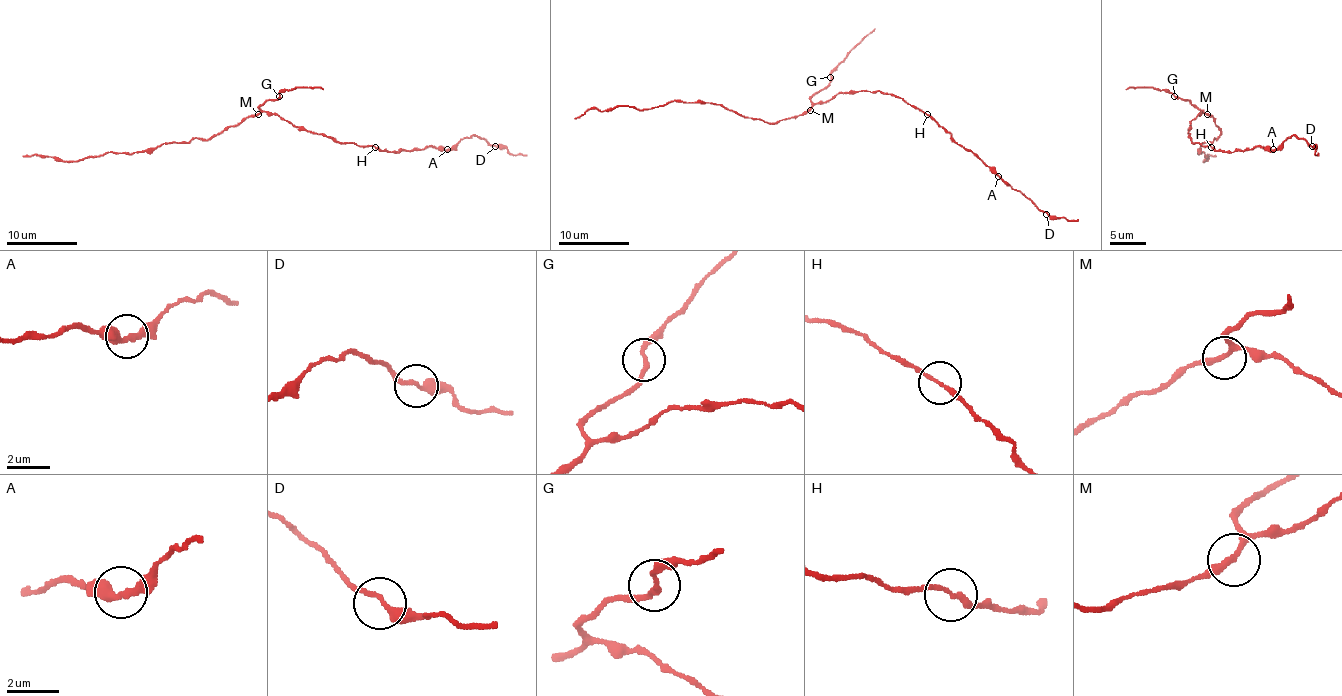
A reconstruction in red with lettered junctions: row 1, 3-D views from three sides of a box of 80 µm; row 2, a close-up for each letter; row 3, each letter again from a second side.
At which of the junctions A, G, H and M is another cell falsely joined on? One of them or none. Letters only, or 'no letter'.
no letter

